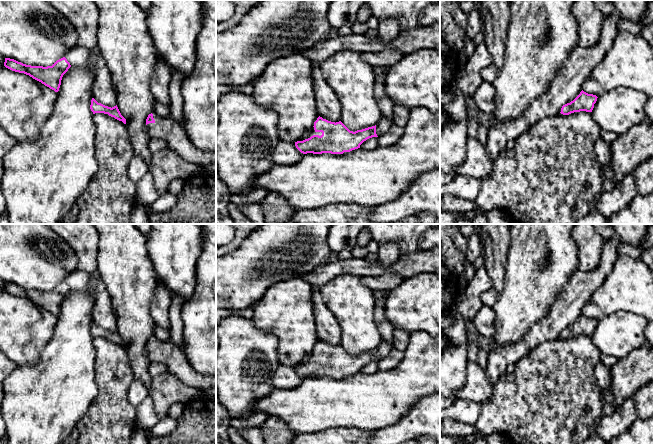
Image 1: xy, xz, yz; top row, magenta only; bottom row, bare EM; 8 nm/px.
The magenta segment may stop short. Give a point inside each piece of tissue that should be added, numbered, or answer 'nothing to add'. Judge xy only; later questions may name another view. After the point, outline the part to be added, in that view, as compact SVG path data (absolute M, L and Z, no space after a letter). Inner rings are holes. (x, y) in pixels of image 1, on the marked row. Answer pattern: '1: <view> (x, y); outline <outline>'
1: xy (166, 128); outline M155 111L152 114L155 122L147 124L151 138L164 139L170 148L188 162L202 167L209 167L216 163L216 152L195 147L186 135L182 123L176 122L170 116L161 117Z

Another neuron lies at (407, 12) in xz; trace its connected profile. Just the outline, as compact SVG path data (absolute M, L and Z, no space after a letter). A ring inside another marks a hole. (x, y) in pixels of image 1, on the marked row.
M366 0L372 16L379 21L393 18L399 22L400 32L420 27L421 11L440 0Z

